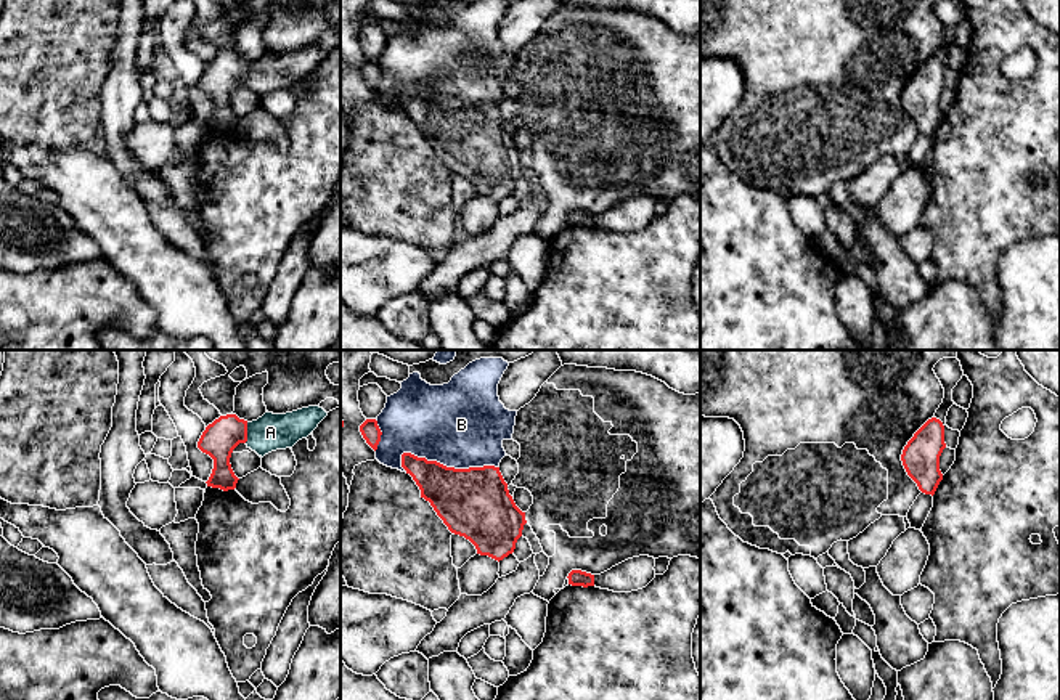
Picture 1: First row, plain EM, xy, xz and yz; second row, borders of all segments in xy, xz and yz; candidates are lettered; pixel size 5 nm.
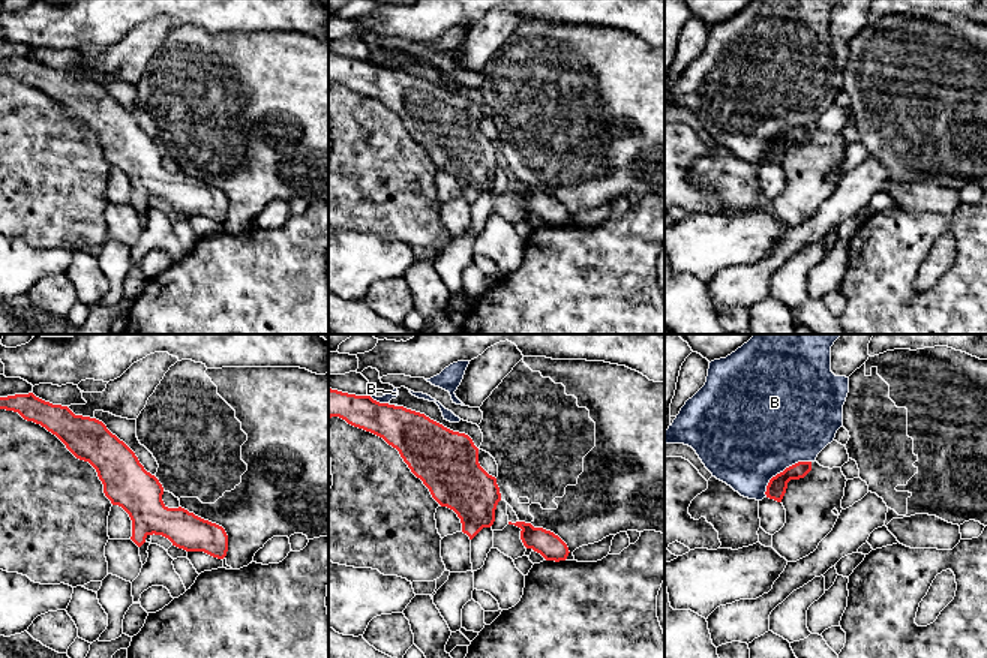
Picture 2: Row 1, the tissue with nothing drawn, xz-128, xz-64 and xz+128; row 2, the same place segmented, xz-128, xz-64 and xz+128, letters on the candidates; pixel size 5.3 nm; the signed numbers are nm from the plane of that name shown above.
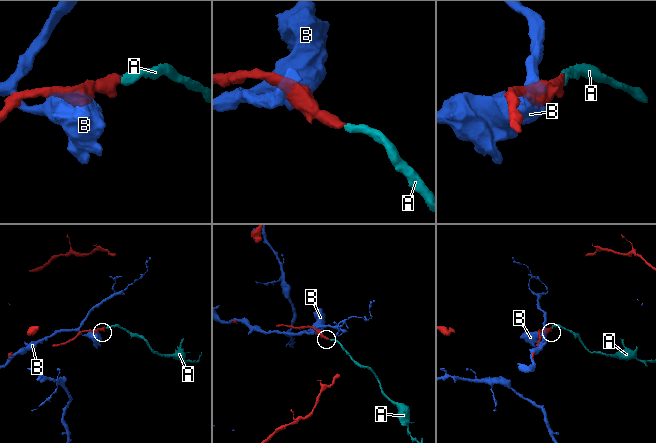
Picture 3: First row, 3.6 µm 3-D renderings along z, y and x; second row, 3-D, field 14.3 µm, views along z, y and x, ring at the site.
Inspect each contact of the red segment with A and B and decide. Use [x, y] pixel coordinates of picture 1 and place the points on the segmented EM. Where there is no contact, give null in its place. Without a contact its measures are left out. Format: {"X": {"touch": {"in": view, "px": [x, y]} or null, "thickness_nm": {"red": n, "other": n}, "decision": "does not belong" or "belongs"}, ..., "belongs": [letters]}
{"A": {"touch": {"in": "xy", "px": [246, 432]}, "thickness_nm": {"red": 170, "other": 190}, "decision": "belongs"}, "B": {"touch": {"in": "xz", "px": [450, 468]}, "thickness_nm": {"red": 360, "other": 440}, "decision": "does not belong"}, "belongs": ["A"]}

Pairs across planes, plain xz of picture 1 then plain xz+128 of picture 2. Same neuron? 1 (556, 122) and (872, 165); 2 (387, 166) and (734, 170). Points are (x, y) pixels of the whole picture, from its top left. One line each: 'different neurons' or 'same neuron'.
1: different neurons
2: same neuron

